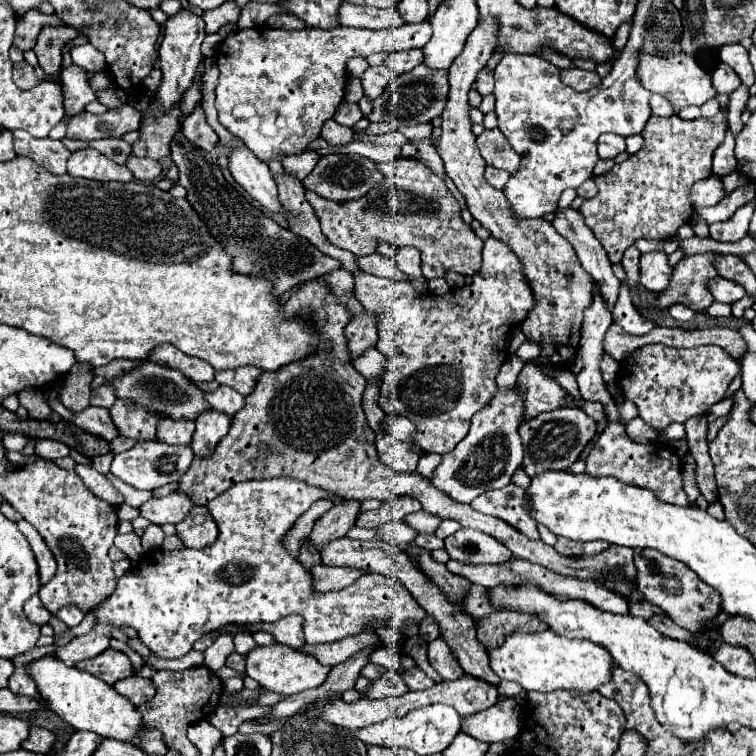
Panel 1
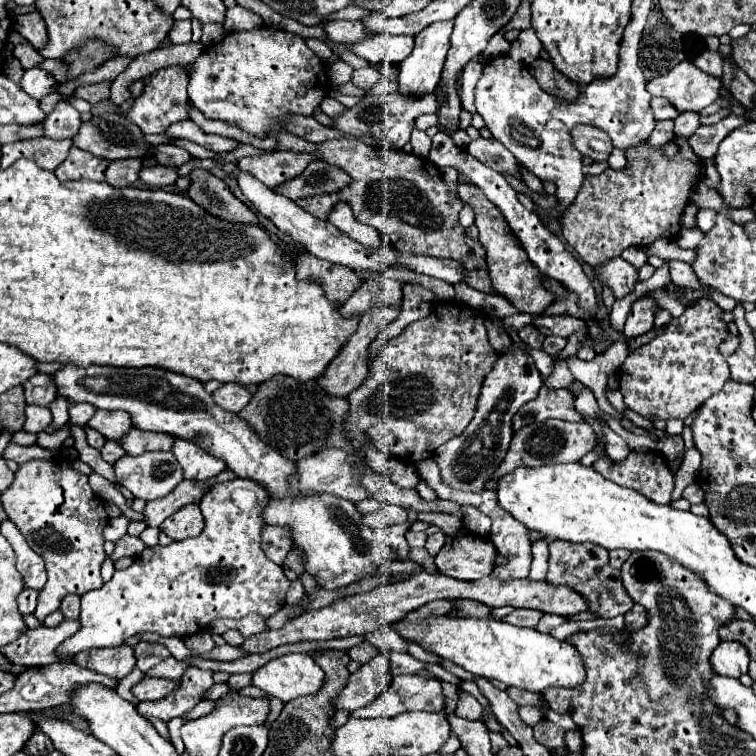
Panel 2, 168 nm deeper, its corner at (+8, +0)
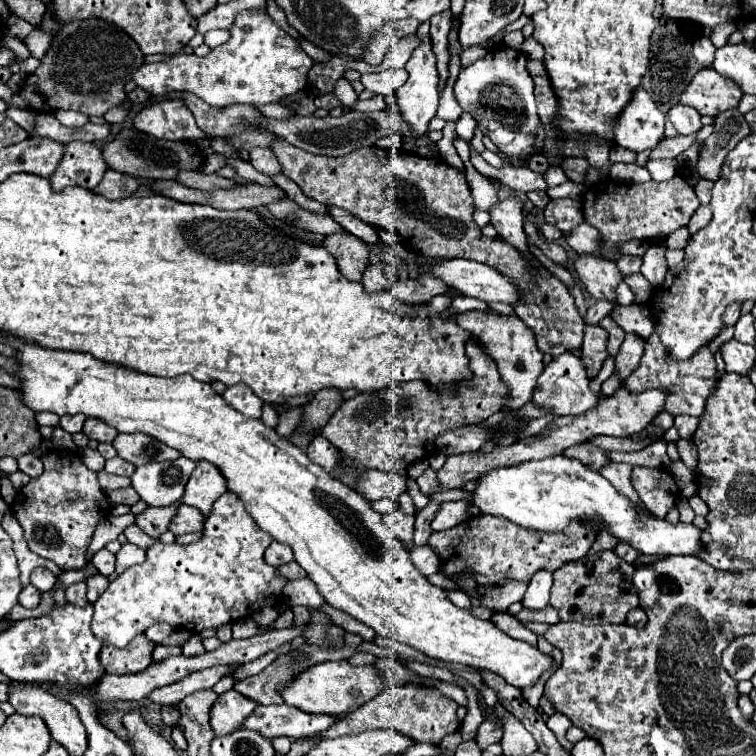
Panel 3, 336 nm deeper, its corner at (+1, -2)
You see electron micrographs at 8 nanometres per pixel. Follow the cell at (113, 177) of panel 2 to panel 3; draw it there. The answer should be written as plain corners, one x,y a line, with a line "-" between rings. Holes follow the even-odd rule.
107,170
105,178
101,180
101,184
95,188
97,194
109,198
109,200
119,200
119,198
127,198
133,196
139,188
139,180
127,174
119,174
117,170

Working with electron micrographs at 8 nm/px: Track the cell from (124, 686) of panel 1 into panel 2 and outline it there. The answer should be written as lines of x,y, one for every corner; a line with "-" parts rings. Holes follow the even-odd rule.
142,678
134,688
132,694
138,700
160,700
172,694
180,686
180,680
170,680
170,678

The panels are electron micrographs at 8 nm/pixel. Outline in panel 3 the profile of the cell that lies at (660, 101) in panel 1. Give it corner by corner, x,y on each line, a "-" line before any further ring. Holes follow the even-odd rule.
685,104
671,106
671,110
667,112
667,118
677,128
679,134
691,134
691,132
697,132
701,128
699,112
691,106
685,106

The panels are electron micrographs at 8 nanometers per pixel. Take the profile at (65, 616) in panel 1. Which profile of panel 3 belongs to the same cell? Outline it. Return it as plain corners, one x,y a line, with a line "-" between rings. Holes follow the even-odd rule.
77,582
77,584
71,584
71,586
65,590
67,602
69,602
69,604
75,604
75,606
79,606
79,608
87,606
87,604
89,604
89,600
87,600
85,592
87,592
87,586
85,586
85,582

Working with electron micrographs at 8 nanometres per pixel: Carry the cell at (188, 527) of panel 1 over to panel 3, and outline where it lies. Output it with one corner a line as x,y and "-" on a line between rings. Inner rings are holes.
181,504
177,516
171,520
169,530
173,534
187,534
187,532
203,532
203,524
205,524
205,514
195,510
193,506

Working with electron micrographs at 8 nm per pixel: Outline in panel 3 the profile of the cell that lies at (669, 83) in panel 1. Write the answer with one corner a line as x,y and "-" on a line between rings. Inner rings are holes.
713,68
699,70
681,94
681,104
693,106
699,114
717,116
723,110
737,108
743,92
729,78
721,76

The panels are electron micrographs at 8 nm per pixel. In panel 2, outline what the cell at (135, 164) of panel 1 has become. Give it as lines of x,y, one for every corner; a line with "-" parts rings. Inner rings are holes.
152,166
140,170
140,180
152,188
170,188
178,180
176,166

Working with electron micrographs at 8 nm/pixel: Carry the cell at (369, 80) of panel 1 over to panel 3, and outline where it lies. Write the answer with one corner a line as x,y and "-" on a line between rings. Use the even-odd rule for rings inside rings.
383,70
383,72
373,72
373,74
363,74
361,82
367,90
371,90
373,94
395,94
397,88
401,84
405,84
407,80
407,72
405,70

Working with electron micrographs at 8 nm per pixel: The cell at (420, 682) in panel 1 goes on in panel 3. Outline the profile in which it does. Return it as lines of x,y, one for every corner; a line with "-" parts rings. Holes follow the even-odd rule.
403,684
399,688
389,688
383,694
377,694
371,702
359,706
355,712
347,714
341,722
333,724
329,730
321,732
323,738
337,738
345,734
359,734
361,730
373,730
373,728
389,728
403,734
411,734
417,742
429,742
439,744
441,738
449,732
455,732
459,728
457,722
457,702
443,696
439,690
427,690
425,686
411,686

